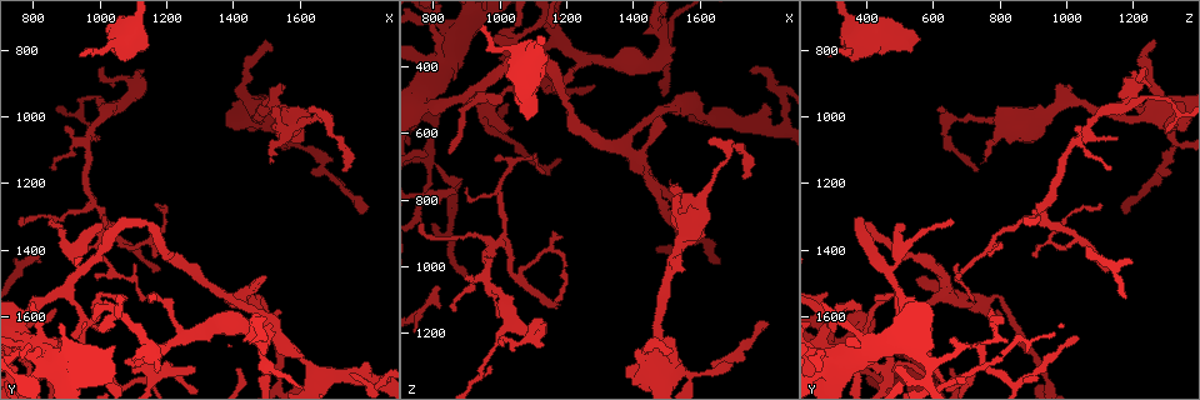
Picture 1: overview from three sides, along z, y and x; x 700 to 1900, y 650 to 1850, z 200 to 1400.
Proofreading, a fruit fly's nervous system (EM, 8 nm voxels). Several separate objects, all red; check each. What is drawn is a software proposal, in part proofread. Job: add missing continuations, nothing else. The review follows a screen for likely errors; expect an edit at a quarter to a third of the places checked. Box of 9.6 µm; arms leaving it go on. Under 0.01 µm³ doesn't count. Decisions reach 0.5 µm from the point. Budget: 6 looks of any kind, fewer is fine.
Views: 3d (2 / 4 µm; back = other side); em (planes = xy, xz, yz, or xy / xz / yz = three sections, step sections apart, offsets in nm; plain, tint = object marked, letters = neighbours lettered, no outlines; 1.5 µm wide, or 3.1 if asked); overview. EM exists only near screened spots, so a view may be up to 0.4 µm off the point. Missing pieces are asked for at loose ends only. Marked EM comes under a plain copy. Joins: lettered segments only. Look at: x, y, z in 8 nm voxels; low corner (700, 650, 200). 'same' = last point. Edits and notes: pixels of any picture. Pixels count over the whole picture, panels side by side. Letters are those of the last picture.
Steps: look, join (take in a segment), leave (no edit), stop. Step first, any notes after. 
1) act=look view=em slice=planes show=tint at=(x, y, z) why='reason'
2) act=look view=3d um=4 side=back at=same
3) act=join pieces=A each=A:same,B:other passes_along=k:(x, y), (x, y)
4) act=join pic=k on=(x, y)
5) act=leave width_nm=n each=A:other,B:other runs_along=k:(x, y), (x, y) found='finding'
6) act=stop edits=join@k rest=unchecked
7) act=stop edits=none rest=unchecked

act=look view=em slice=planes show=letters at=(1180, 1470, 1110) why='tapers out'

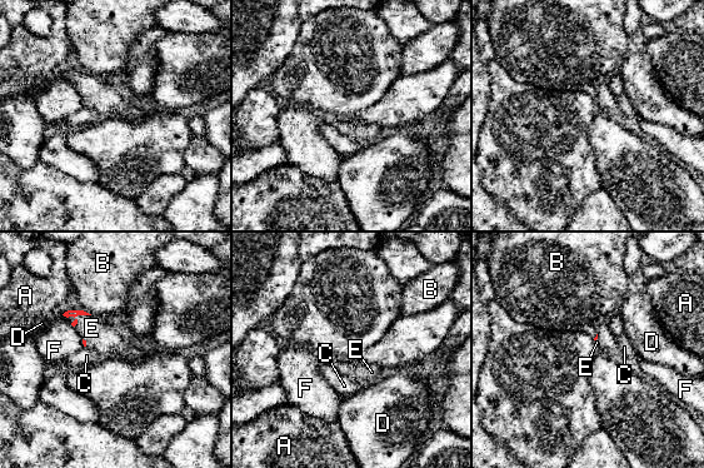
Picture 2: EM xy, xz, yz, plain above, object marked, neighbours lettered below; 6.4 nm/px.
act=join pieces=E each=A:other,B:other,C:other,D:other,E:same,F:other passes_along=2:(70, 313), (79, 314), (100, 335) found='the neuron continues'

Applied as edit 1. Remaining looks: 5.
act=look view=em slice=planes show=letters at=(1800, 1290, 1170)

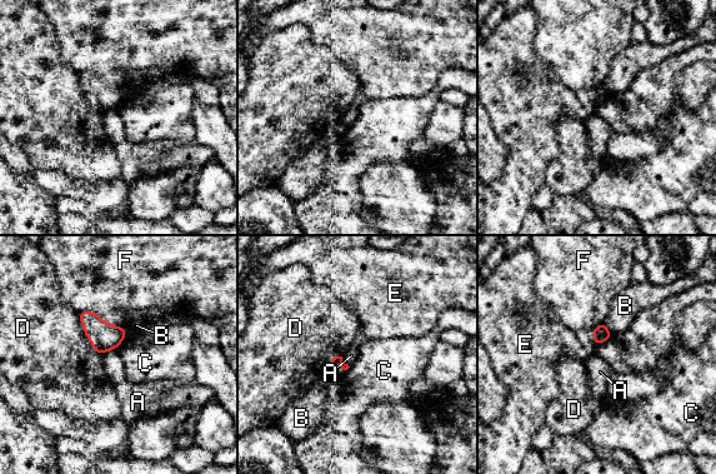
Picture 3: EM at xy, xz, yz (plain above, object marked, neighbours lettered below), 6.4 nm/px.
act=leave each=A:other,B:other,C:other,D:other,E:other,F:other border=3:(128, 332), (115, 349) found='no lettered segment goes on from it'

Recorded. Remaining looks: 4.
act=look view=em slice=xy step=4 show=tint at=(1630, 980, 630) why='tapers out'

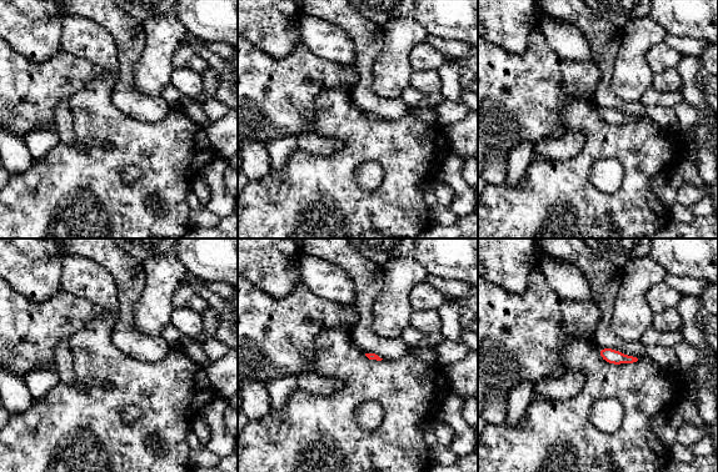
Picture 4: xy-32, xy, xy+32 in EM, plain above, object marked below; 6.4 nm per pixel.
act=look view=em slice=planes show=letters at=same

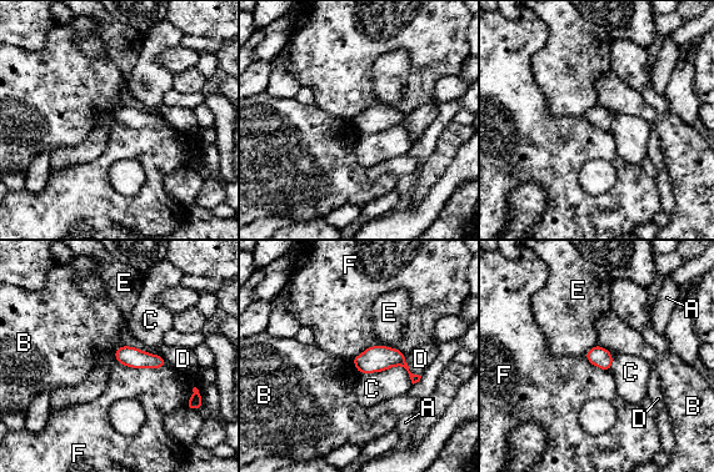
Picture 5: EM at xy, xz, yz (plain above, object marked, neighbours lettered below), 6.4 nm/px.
act=leave each=A:other,B:other,C:other,D:other,E:other,F:other border=5:(597, 344), (605, 347), (610, 354) found='none of them fits'

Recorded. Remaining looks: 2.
act=stop edits=join@2 rest=unchecked

